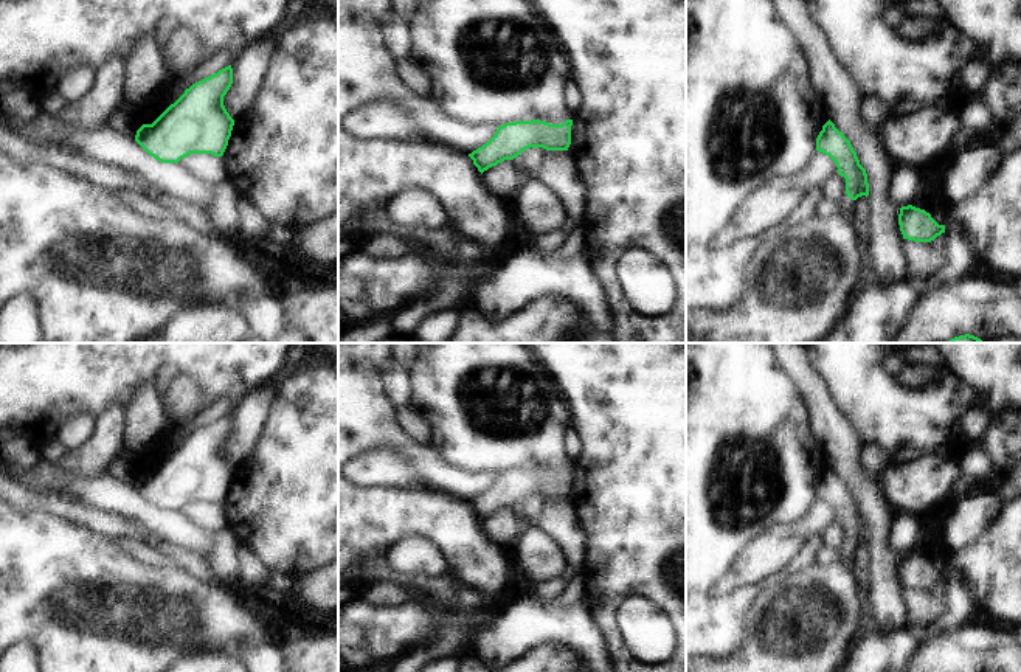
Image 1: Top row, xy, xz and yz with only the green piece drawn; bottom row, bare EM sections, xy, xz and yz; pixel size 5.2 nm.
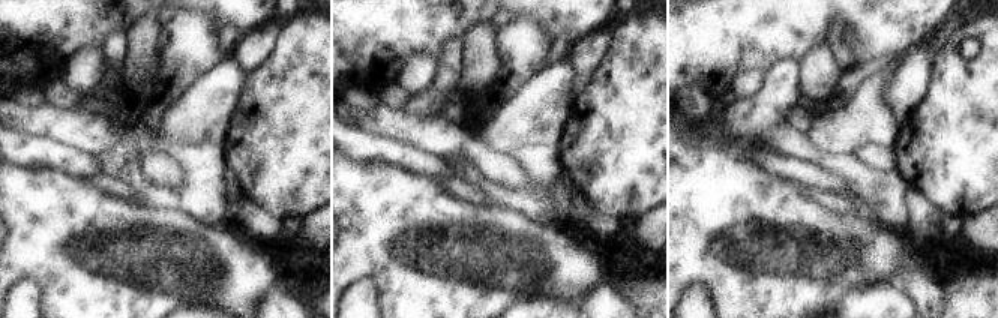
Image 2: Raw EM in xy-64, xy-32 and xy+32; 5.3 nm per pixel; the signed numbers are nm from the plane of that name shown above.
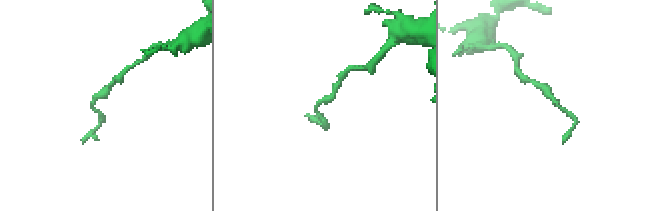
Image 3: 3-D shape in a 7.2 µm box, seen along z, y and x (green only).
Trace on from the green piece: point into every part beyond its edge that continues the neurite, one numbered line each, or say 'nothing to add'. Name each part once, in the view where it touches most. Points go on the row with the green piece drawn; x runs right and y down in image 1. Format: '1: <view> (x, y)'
nothing to add

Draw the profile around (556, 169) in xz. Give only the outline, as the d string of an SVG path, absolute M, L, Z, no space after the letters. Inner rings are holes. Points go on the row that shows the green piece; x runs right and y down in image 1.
M529 147L515 157L529 178L538 178L563 205L574 228L580 227L585 216L585 183L579 177L569 151L546 151Z

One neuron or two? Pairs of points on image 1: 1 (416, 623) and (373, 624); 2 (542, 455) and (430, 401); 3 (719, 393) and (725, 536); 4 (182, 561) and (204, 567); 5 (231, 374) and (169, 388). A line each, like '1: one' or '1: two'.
1: one
2: one
3: one
4: one
5: two

